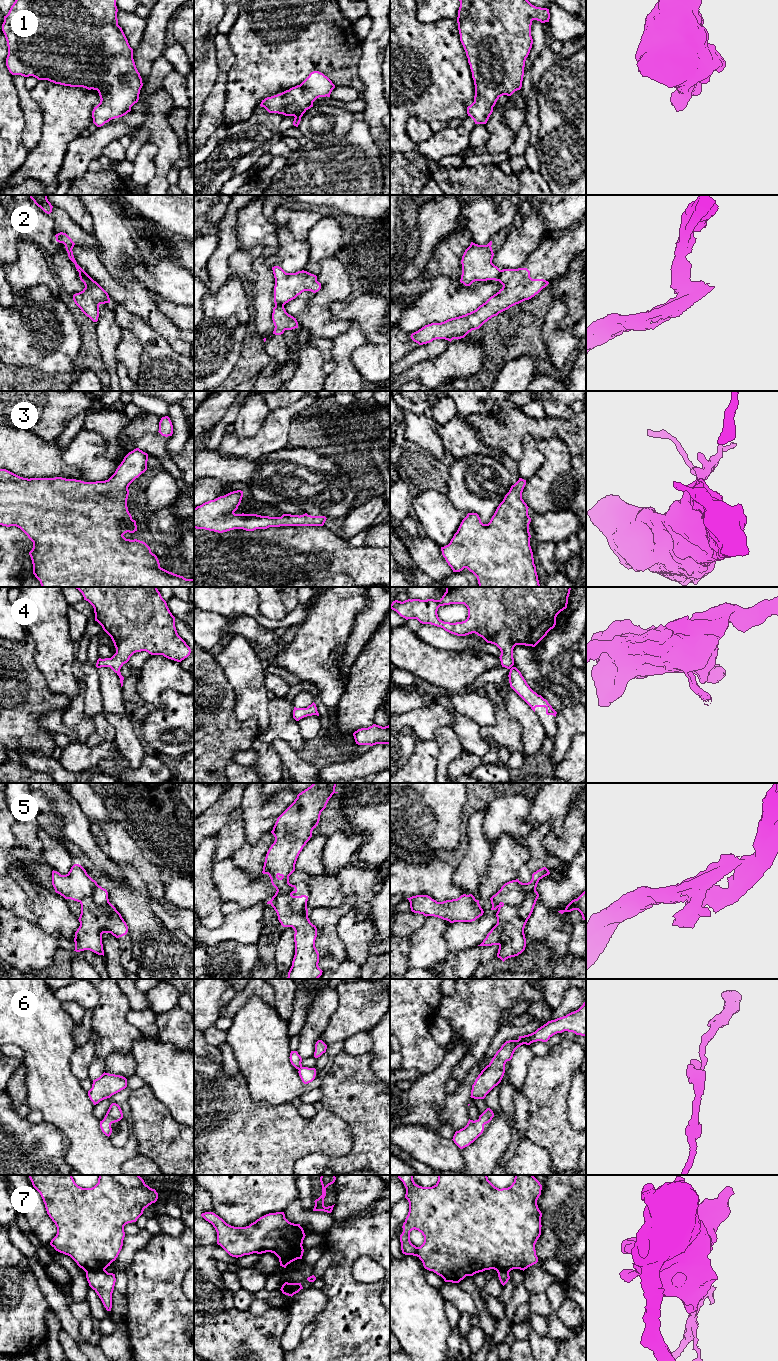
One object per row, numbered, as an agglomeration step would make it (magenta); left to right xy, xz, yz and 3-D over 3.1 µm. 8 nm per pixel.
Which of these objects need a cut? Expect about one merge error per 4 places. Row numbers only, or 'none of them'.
2, 5, 7

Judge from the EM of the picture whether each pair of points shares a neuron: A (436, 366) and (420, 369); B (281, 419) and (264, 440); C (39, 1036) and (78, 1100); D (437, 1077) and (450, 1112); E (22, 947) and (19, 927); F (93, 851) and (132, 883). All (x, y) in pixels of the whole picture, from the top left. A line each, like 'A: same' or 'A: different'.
A: same
B: same
C: same
D: different
E: same
F: different

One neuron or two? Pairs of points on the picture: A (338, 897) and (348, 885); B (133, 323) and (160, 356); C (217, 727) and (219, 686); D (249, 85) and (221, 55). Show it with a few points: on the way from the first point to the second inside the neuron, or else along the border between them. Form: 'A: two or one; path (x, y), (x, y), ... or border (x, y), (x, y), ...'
A: two; border (335, 875), (340, 881), (340, 890), (345, 895)
B: one; path (141, 331), (150, 340), (150, 344), (154, 348)
C: one; path (217, 717), (219, 696)
D: two; border (229, 43), (234, 63), (228, 73), (226, 89)

